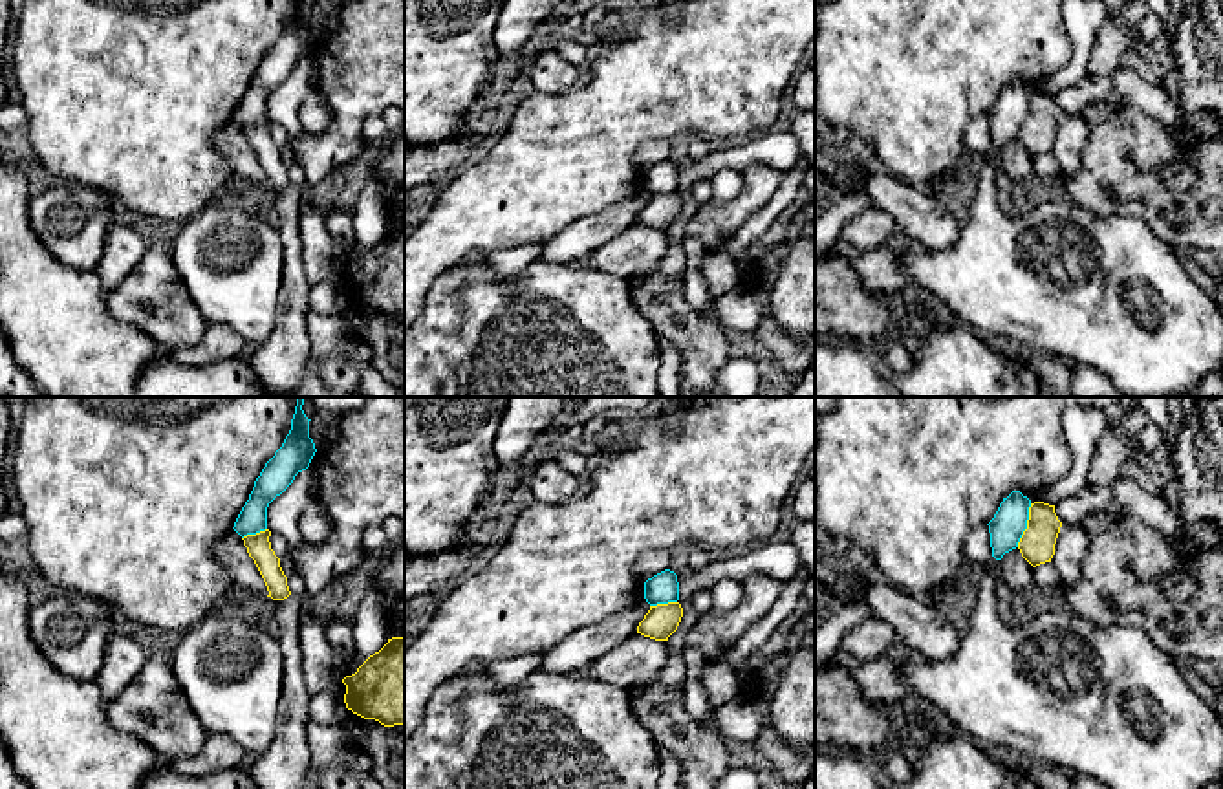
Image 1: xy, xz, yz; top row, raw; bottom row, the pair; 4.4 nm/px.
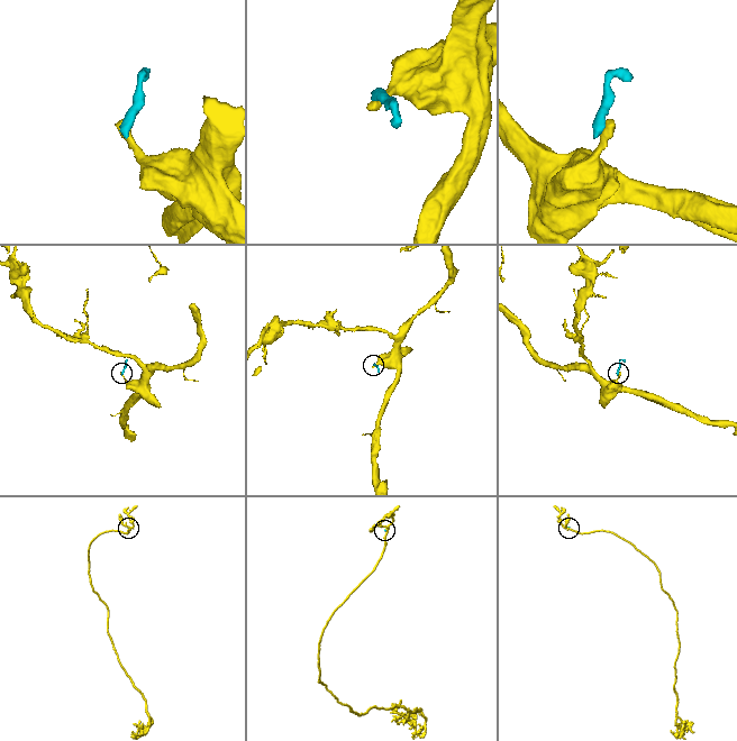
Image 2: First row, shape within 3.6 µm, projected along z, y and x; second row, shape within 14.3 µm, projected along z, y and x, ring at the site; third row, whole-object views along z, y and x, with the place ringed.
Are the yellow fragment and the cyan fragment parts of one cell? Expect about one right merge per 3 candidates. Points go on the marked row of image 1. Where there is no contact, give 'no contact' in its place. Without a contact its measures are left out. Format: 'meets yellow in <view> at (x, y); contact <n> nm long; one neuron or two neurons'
meets yellow in yz at (1028, 526); contact 200 nm long; two neurons

